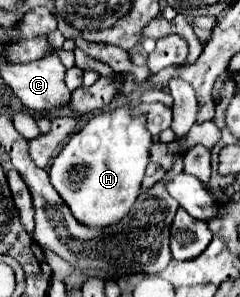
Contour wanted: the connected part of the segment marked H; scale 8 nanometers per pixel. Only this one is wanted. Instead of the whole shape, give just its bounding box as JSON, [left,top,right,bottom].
[51,107,151,229]

